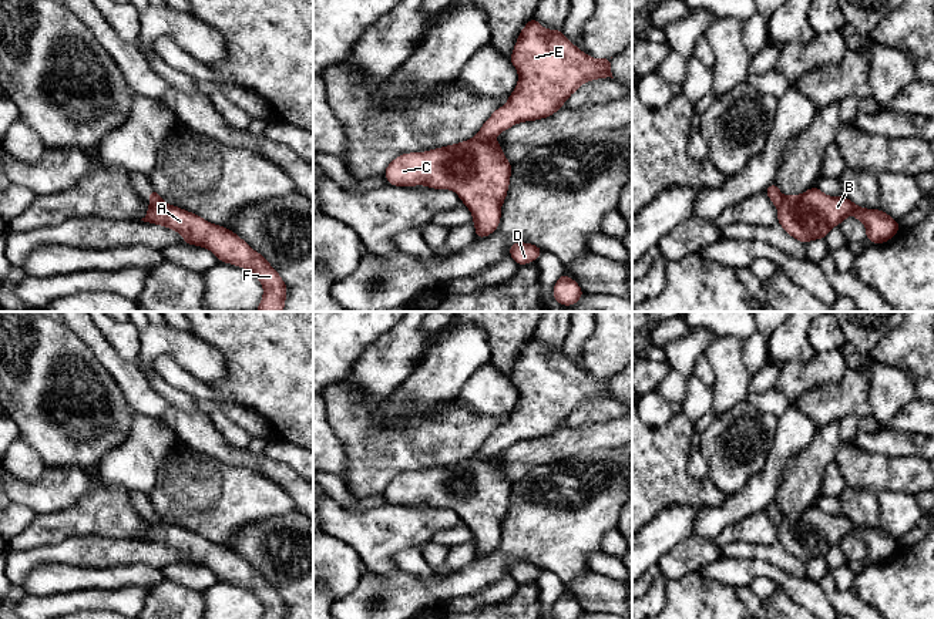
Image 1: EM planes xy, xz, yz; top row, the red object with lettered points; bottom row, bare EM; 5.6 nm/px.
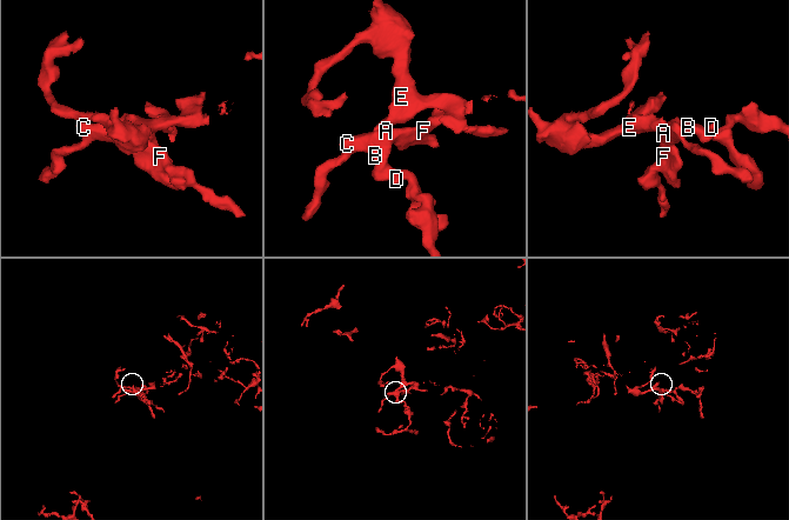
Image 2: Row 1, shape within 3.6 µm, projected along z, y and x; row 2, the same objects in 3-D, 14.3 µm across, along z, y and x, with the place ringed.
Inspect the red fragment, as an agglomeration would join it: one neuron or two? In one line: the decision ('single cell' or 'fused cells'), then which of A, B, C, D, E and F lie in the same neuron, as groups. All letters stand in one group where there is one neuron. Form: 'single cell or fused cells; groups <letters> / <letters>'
fused cells; groups A B C D F / E

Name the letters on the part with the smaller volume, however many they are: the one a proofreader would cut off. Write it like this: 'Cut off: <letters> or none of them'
Cut off: A, B, C, D, F

